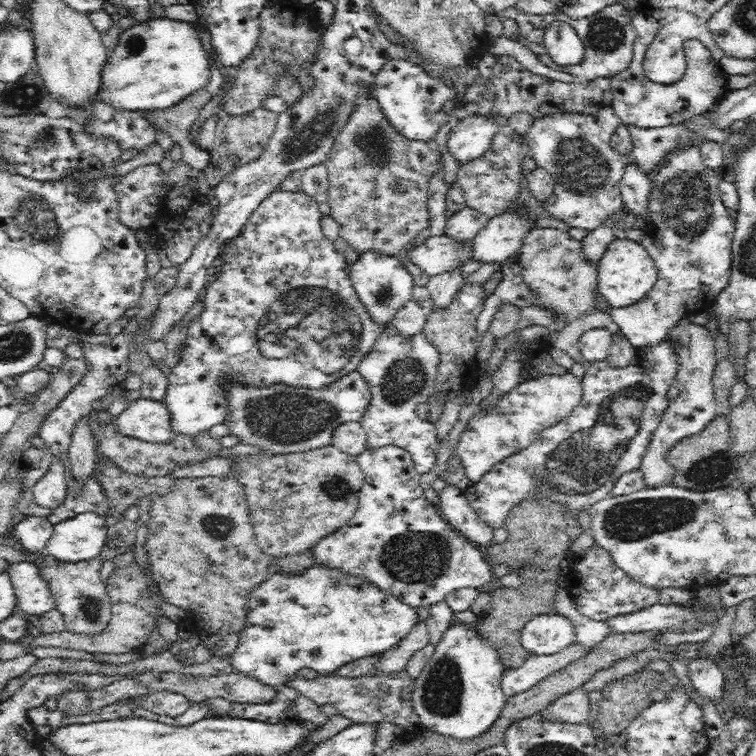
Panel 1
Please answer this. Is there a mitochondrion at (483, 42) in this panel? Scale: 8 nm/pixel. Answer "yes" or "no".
no

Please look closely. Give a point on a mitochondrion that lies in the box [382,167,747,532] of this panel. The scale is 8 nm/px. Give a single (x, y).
(583, 463)

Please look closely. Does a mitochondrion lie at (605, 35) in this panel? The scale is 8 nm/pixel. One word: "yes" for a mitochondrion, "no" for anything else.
yes

